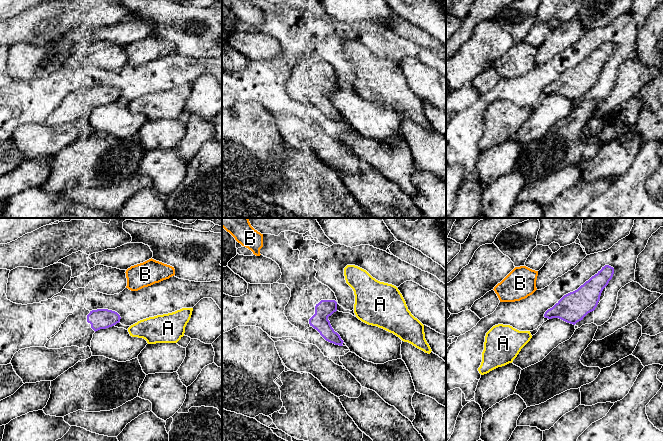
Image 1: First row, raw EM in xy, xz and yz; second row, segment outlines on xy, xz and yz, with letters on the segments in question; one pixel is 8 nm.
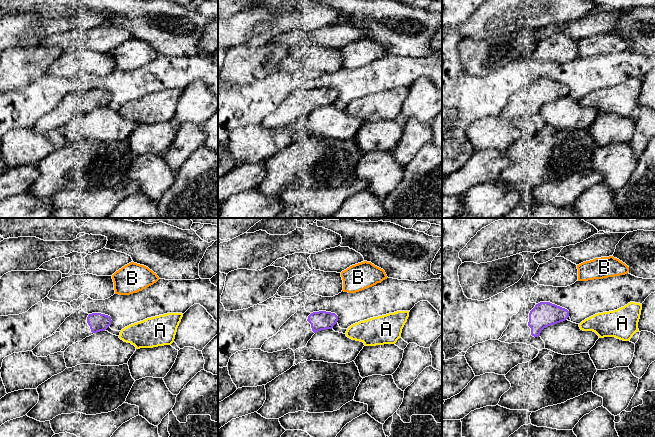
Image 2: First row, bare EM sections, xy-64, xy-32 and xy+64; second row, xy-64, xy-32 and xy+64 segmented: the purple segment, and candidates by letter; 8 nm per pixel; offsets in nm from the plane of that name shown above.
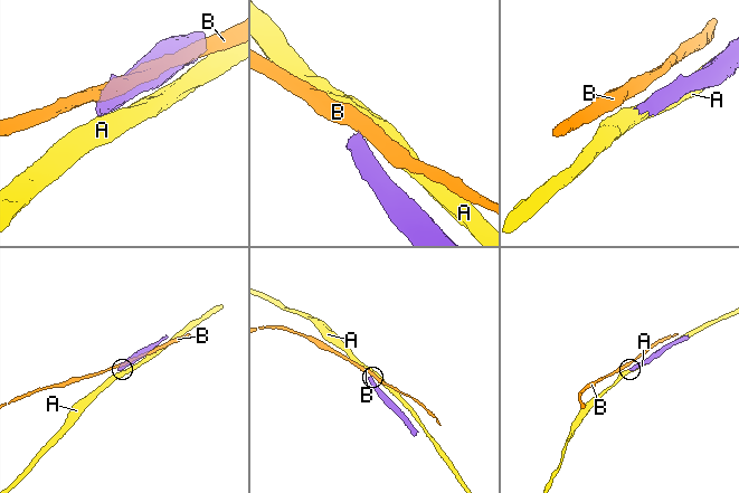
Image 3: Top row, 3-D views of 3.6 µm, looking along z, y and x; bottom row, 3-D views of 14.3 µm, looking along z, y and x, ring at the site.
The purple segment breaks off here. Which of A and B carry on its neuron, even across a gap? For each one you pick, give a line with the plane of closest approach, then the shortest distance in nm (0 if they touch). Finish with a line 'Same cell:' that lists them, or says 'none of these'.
Same cell: none of these

